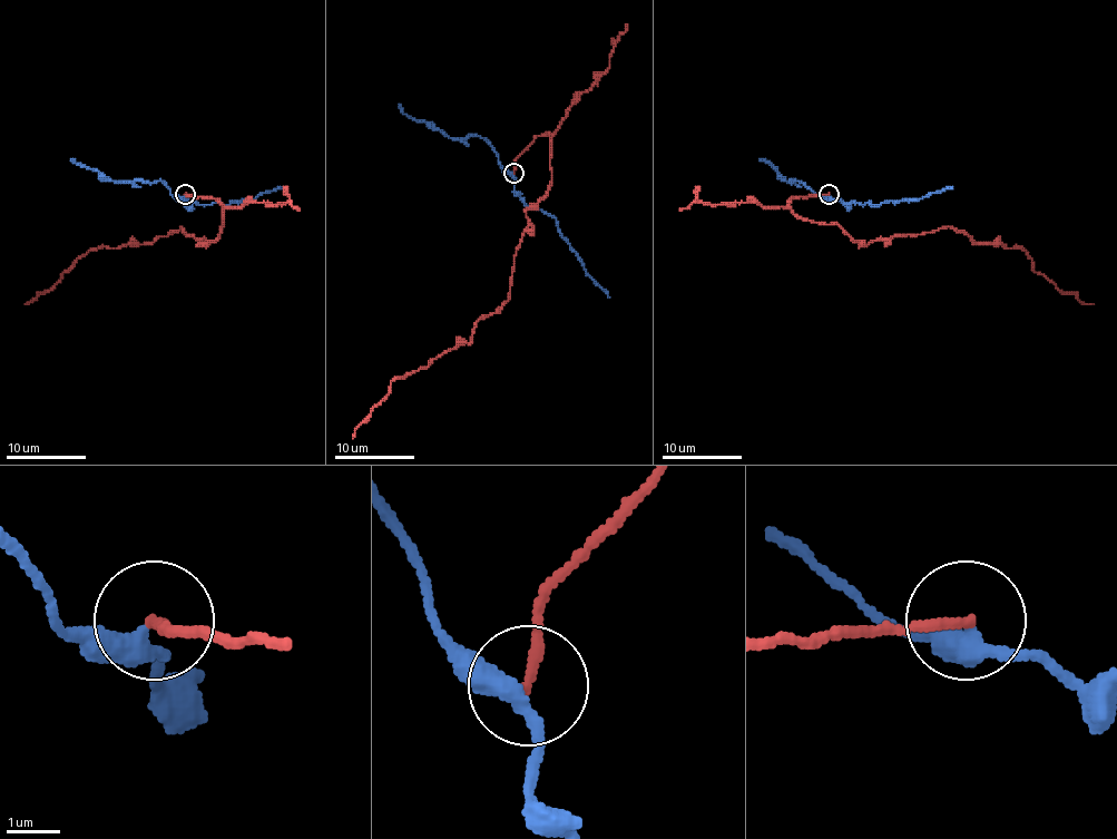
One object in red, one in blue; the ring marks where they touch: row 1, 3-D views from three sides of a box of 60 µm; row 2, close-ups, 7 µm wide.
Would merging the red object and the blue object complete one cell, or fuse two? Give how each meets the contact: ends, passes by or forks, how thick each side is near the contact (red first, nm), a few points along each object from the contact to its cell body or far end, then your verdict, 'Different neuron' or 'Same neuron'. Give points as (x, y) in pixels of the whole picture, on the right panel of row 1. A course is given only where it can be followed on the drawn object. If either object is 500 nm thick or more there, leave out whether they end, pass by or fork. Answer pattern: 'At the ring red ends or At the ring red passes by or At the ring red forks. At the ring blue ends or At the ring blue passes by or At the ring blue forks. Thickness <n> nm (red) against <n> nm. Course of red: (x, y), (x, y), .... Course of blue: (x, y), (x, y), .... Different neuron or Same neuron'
At the ring red ends. At the ring blue passes by. Thickness 200 nm (red) against 360 nm. Course of red: (829, 194), (793, 196), (789, 206), (864, 244), (954, 228), (975, 242), (1020, 246), (1038, 274), (1094, 304). Course of blue: (829, 194), (846, 203), (874, 204), (914, 201), (952, 186). Different neuron

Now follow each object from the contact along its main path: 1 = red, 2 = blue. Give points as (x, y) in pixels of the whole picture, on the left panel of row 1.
1: (186, 194), (222, 206), (224, 226), (214, 241), (199, 244), (180, 228), (153, 242), (92, 249), (25, 304)
2: (184, 194), (186, 203), (227, 204), (252, 201), (282, 186)

